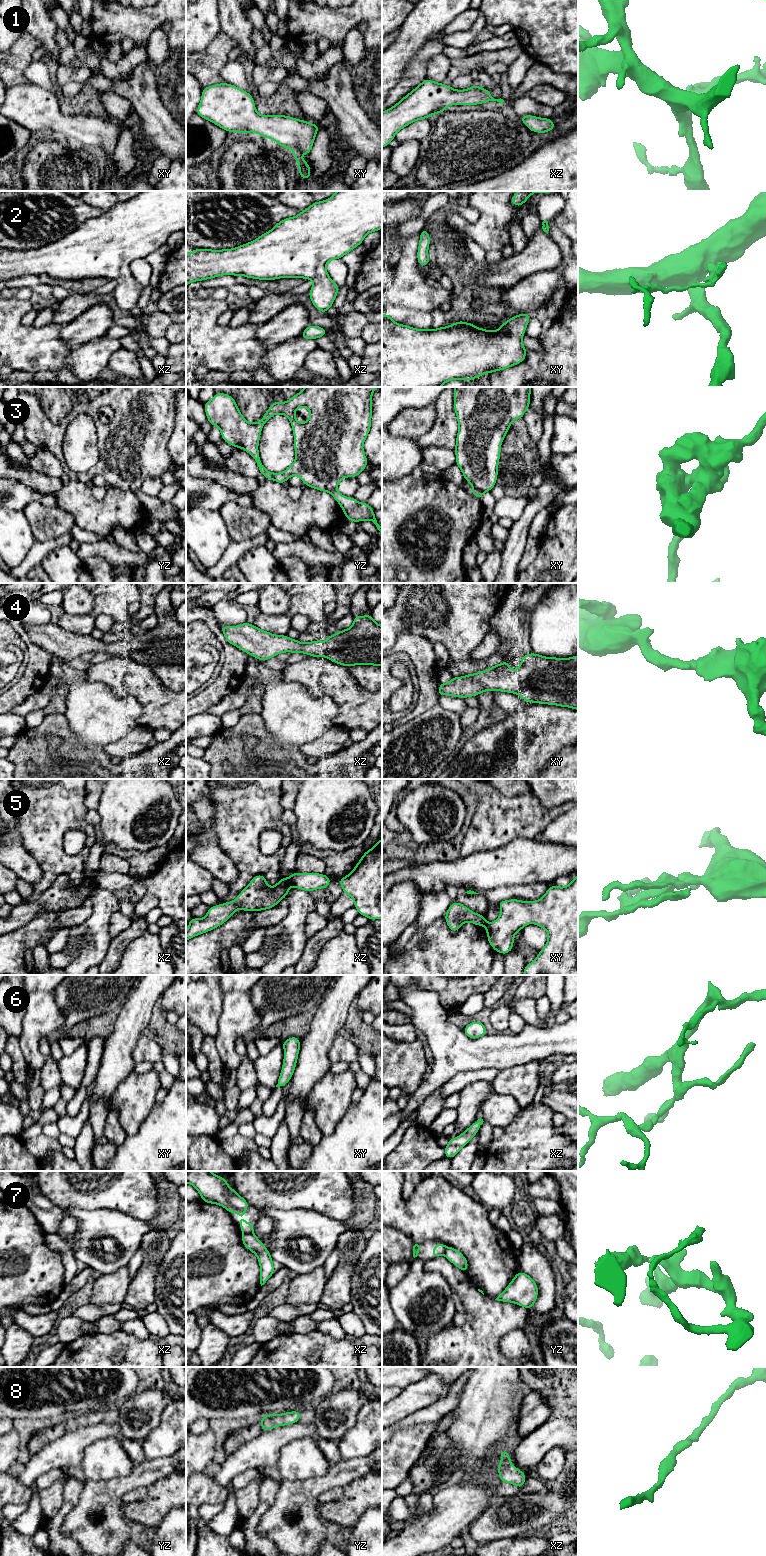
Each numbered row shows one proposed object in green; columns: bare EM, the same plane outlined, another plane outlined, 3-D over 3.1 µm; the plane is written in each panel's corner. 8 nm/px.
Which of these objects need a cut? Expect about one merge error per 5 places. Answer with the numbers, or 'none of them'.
3, 5, 7

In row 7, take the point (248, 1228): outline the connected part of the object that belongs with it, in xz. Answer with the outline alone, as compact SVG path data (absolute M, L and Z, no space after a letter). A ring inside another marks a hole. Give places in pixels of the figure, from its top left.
M242 1218L237 1222L237 1224L242 1228L243 1233L252 1234L254 1232L254 1225Z

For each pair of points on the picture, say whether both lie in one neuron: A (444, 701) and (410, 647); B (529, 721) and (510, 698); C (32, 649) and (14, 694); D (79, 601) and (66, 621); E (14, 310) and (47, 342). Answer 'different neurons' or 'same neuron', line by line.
A: different neurons
B: different neurons
C: same neuron
D: different neurons
E: same neuron

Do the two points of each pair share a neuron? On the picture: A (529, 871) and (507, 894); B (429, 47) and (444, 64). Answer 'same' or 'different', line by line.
A: different
B: different

